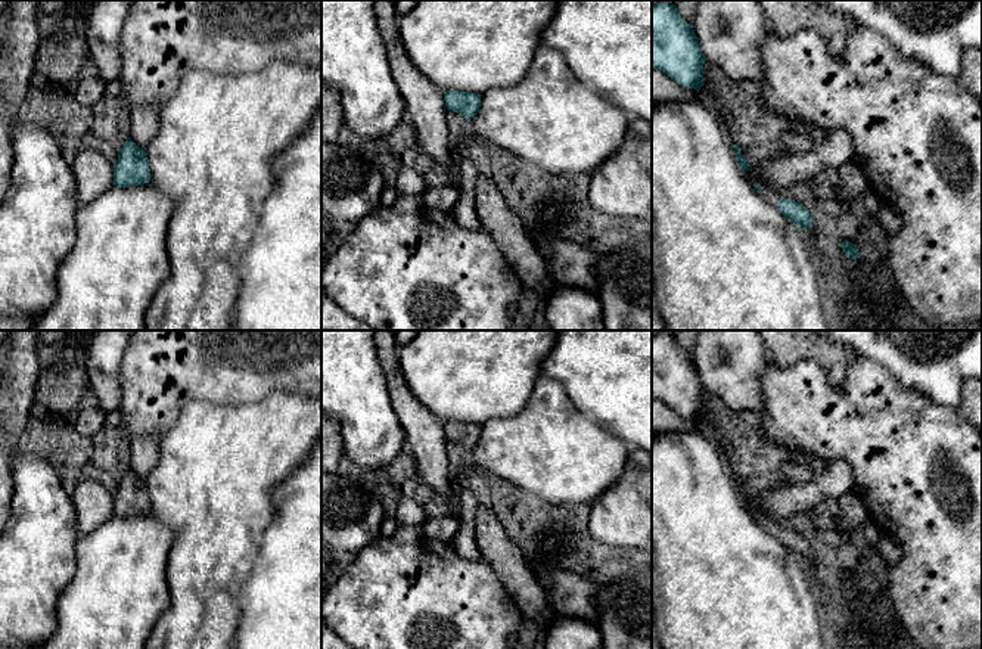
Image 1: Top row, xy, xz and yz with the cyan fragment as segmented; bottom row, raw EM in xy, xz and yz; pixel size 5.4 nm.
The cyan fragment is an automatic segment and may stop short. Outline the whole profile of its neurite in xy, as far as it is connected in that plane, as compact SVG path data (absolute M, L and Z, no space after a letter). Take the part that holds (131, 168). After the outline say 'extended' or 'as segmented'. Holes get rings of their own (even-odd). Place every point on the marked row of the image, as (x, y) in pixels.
M130 137L118 149L118 161L114 165L114 184L128 187L149 183L152 178L146 150L139 148Z; as segmented

